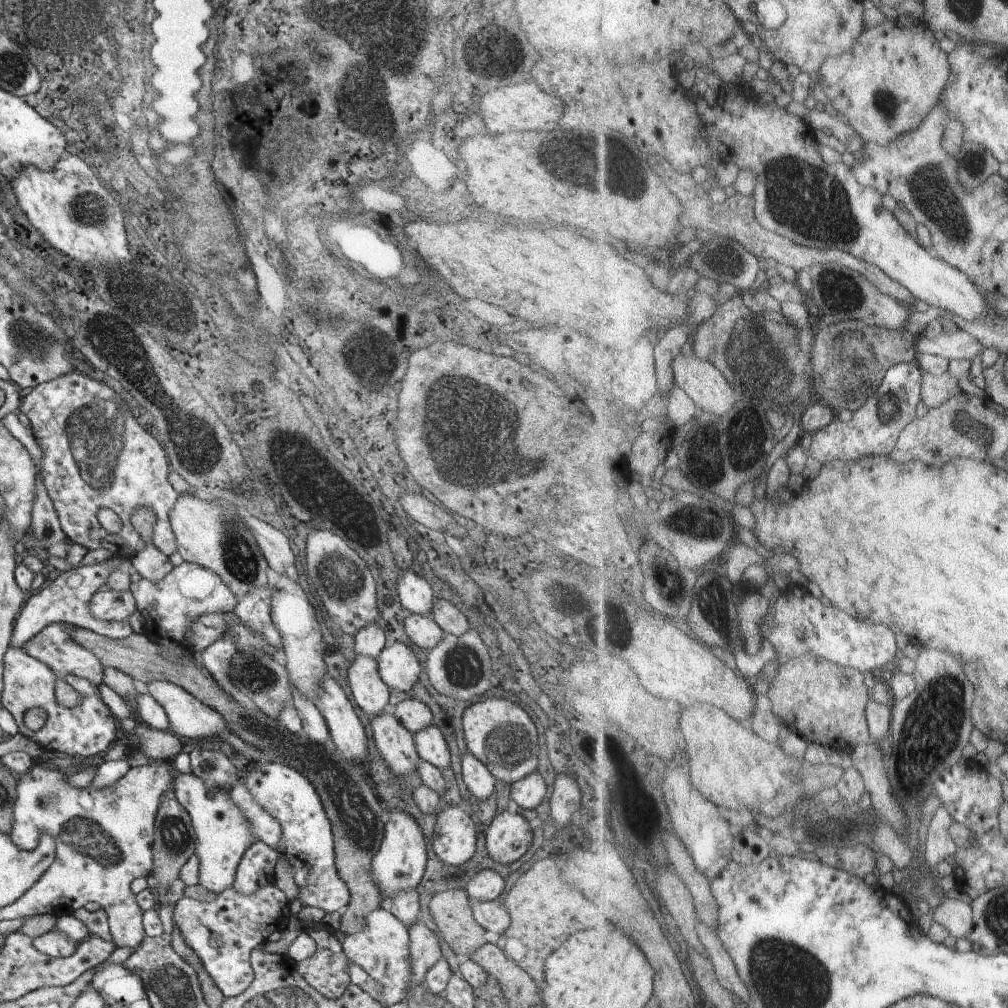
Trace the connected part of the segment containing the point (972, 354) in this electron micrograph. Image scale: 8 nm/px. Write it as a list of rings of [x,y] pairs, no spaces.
[[[957,330],[955,333],[946,333],[936,338],[921,336],[919,350],[923,353],[940,354],[946,358],[974,360],[986,352],[987,346],[978,340],[971,332]]]

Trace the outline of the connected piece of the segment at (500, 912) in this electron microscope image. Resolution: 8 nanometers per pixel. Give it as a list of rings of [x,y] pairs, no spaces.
[[[469,900],[474,919],[484,928],[492,938],[507,932],[511,919],[509,912],[498,901],[483,902],[482,900]]]

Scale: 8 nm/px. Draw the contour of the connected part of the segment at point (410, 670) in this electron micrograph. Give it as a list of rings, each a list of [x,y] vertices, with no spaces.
[[[390,641],[377,656],[378,674],[389,689],[404,692],[417,684],[421,672],[419,660],[406,643]]]

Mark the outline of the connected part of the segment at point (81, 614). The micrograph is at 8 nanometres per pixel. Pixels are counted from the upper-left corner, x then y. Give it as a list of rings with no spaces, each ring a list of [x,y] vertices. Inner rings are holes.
[[[113,556],[106,562],[100,564],[80,566],[79,564],[71,567],[62,568],[57,574],[58,578],[53,578],[52,582],[44,585],[40,590],[33,592],[33,595],[24,604],[24,608],[20,610],[17,616],[16,626],[14,626],[14,634],[12,634],[10,648],[22,649],[24,644],[31,638],[34,638],[46,626],[56,623],[66,622],[68,626],[80,627],[86,630],[94,631],[99,635],[118,640],[128,638],[134,634],[134,630],[126,621],[103,621],[90,616],[88,604],[98,589],[107,584],[108,576],[124,562],[119,556]]]

